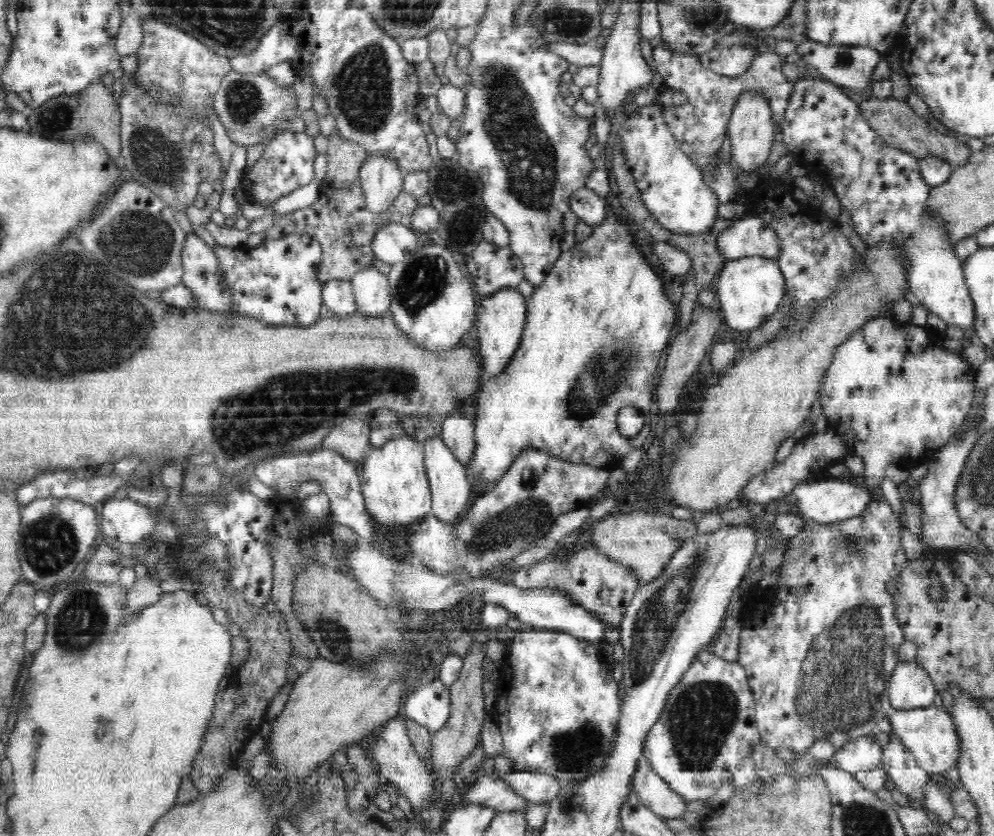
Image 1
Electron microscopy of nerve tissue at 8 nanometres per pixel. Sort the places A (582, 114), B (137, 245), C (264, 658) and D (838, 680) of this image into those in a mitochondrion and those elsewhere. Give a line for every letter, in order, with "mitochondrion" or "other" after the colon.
A: other
B: mitochondrion
C: other
D: mitochondrion

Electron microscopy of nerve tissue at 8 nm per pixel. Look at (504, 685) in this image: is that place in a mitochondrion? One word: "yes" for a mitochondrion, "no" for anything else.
no

